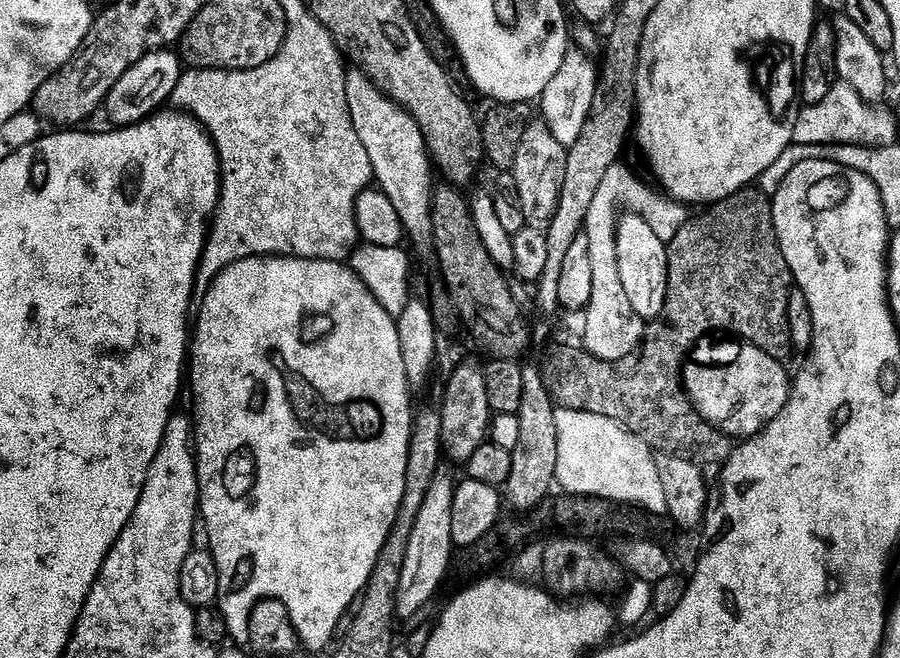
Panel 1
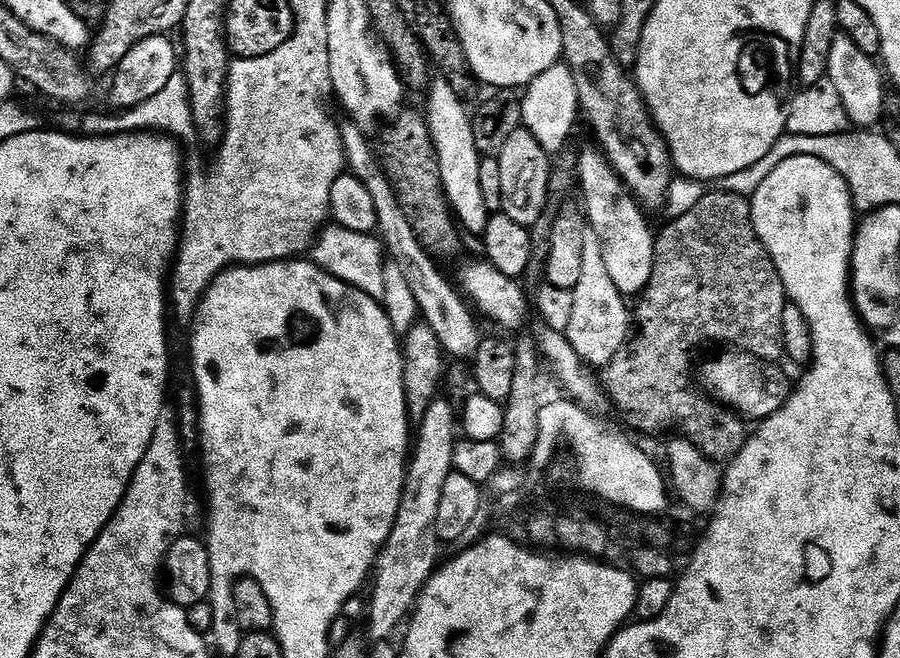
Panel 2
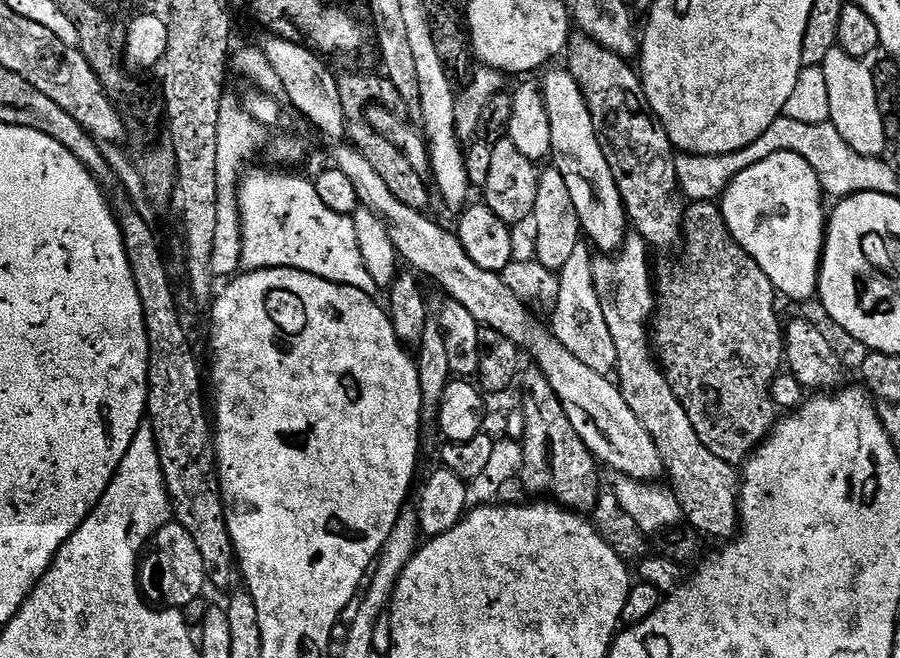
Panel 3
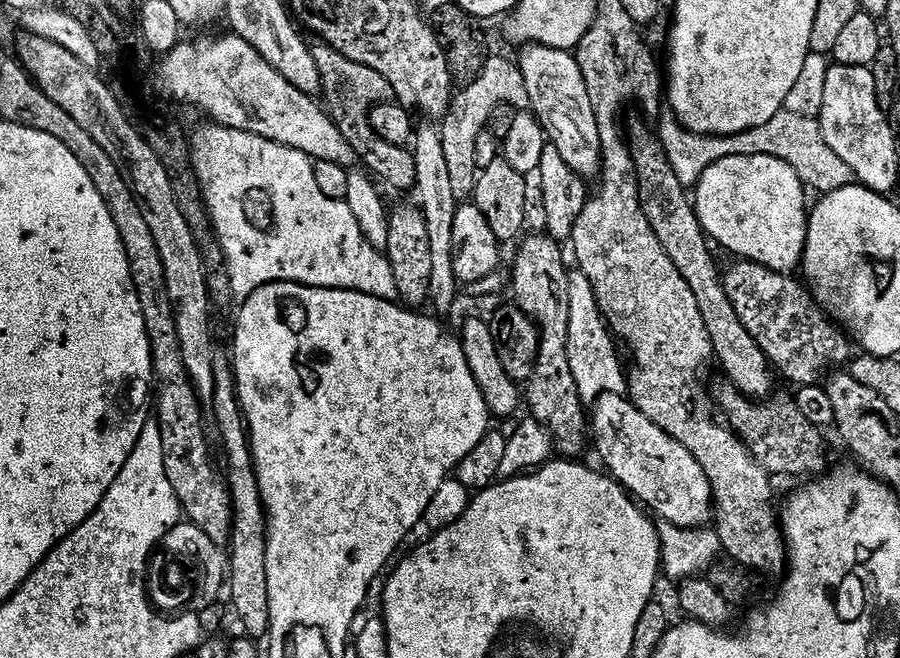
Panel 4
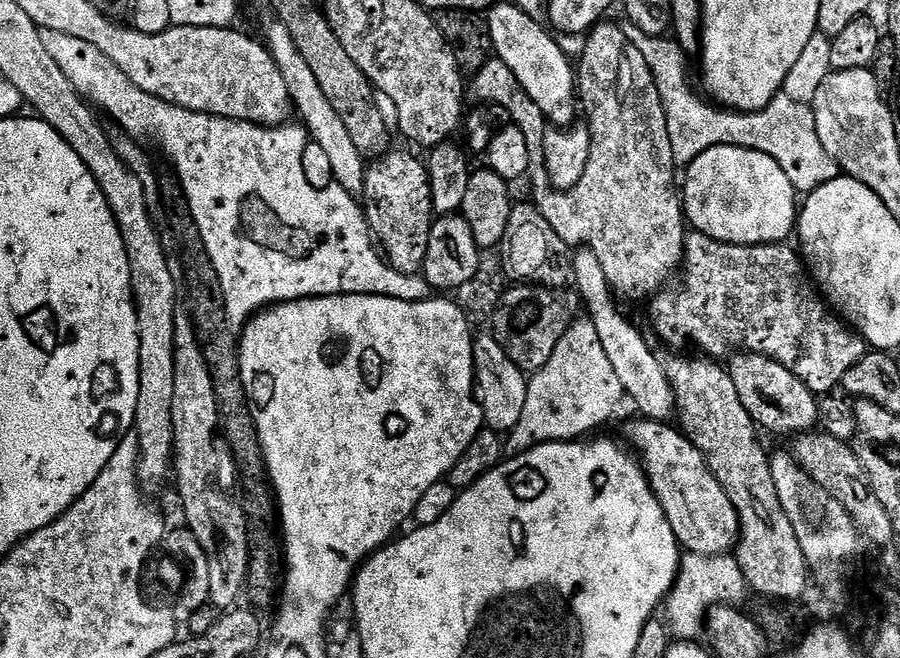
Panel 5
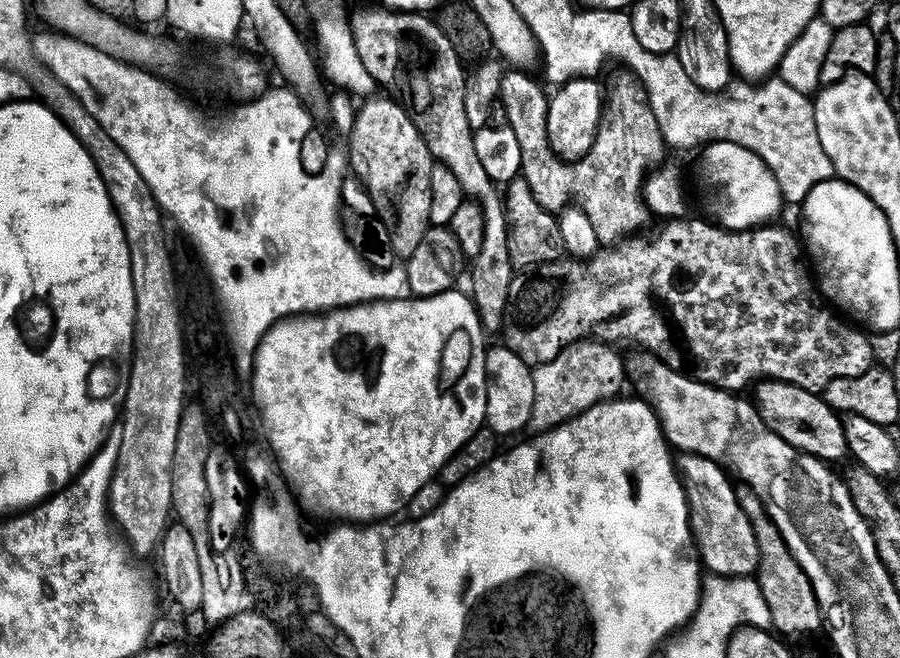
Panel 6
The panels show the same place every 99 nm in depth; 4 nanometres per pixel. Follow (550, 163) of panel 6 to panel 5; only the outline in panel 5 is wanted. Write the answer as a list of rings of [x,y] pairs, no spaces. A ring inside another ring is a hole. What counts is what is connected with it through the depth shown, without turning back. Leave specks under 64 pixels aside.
[[[601,22],[587,33],[584,41],[584,50],[578,57],[578,100],[579,103],[584,103],[584,108],[588,111],[586,123],[588,126],[588,133],[592,141],[590,142],[590,158],[586,162],[586,174],[582,174],[582,178],[578,182],[578,186],[574,186],[568,192],[557,192],[551,187],[545,186],[548,184],[548,171],[544,169],[544,133],[546,131],[546,120],[541,115],[538,106],[531,100],[521,99],[521,104],[516,108],[516,120],[514,120],[515,127],[522,130],[522,134],[526,138],[526,146],[528,147],[528,174],[527,179],[532,180],[532,184],[536,188],[540,188],[534,197],[534,203],[540,209],[542,215],[548,219],[550,226],[554,226],[554,230],[558,234],[558,238],[562,238],[562,242],[566,242],[570,246],[583,246],[591,250],[591,252],[598,258],[598,263],[602,266],[602,274],[606,276],[606,282],[609,289],[613,293],[619,294],[621,292],[624,296],[648,296],[661,291],[669,283],[668,279],[672,276],[672,271],[679,269],[684,257],[684,241],[686,239],[686,217],[682,207],[681,197],[672,189],[672,183],[675,182],[675,172],[678,172],[678,166],[674,162],[674,156],[670,150],[670,134],[666,130],[666,114],[662,110],[662,102],[658,94],[658,88],[652,77],[652,71],[648,69],[648,64],[644,61],[643,51],[638,47],[634,48],[628,44],[628,40],[624,37],[623,32],[615,28],[609,22]]]

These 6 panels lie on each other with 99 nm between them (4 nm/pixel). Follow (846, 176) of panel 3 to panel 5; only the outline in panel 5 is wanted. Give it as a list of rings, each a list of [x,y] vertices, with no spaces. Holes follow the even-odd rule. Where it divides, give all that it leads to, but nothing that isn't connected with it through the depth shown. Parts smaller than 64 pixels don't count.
[[[652,38],[647,41],[647,44],[648,48],[643,49],[644,61],[648,64],[648,69],[652,71],[652,77],[658,88],[662,110],[666,114],[666,130],[670,134],[670,150],[677,166],[692,164],[694,158],[698,158],[698,154],[702,154],[714,146],[738,146],[746,150],[758,150],[770,158],[774,158],[774,162],[778,162],[778,166],[782,166],[782,174],[786,174],[792,187],[800,194],[809,194],[838,176],[834,158],[830,158],[830,154],[826,154],[826,150],[818,138],[814,114],[809,105],[799,104],[791,100],[789,96],[781,94],[772,99],[760,112],[733,112],[723,106],[717,106],[705,99],[699,91],[697,91],[698,93],[692,92],[691,86],[688,85],[688,72],[684,69],[683,62],[680,61],[682,51],[675,39]]]

